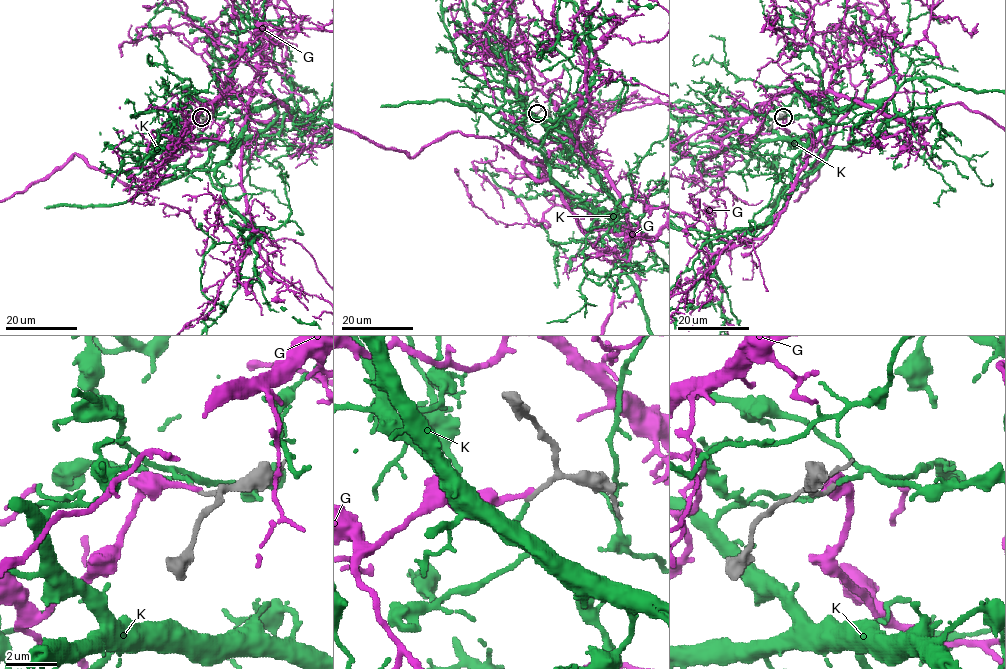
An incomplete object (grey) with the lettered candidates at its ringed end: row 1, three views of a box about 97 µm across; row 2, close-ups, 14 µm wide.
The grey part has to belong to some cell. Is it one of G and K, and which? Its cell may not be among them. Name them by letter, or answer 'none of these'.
K

